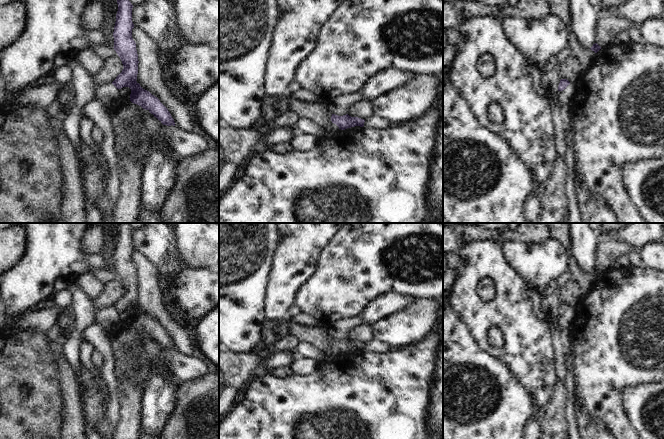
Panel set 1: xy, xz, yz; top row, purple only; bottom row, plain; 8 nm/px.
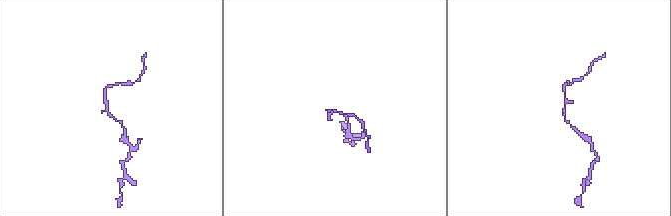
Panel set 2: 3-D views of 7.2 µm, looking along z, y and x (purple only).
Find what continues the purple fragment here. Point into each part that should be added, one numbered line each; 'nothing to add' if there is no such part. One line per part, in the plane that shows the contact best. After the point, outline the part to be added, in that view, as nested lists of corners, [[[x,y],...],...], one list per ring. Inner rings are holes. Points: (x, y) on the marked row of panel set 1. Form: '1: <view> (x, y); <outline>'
nothing to add

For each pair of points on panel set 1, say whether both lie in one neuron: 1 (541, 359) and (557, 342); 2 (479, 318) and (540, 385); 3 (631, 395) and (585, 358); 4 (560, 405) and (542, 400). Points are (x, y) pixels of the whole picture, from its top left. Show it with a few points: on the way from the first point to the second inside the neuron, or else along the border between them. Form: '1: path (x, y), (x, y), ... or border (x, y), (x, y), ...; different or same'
1: border (549, 324), (557, 370); different
2: path (500, 320), (528, 348), (534, 364); same
3: border (647, 383), (627, 386), (622, 391), (624, 412); different
4: border (557, 380), (548, 412), (540, 420), (536, 421); different

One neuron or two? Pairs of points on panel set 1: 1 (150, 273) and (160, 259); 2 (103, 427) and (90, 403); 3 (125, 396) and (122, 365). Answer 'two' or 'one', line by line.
1: two
2: two
3: one

